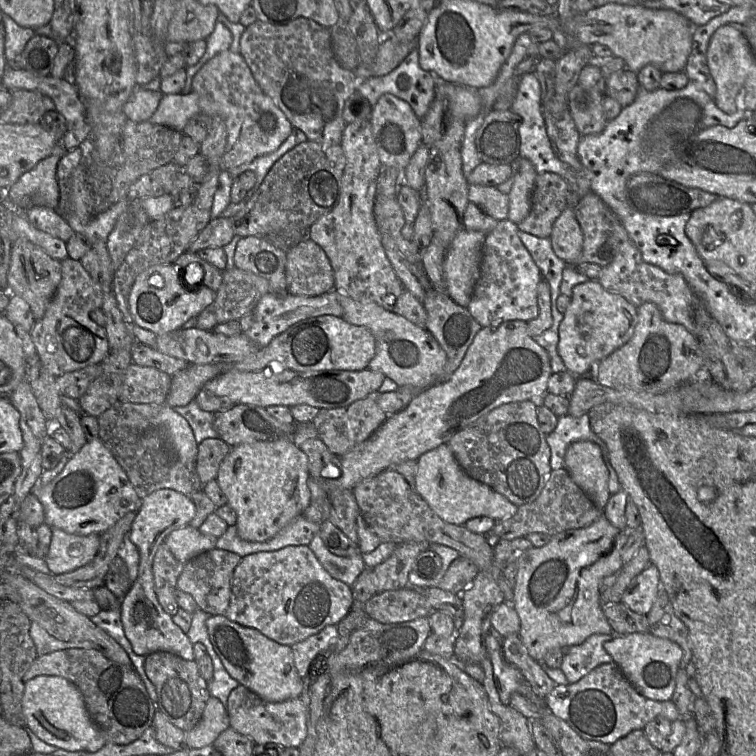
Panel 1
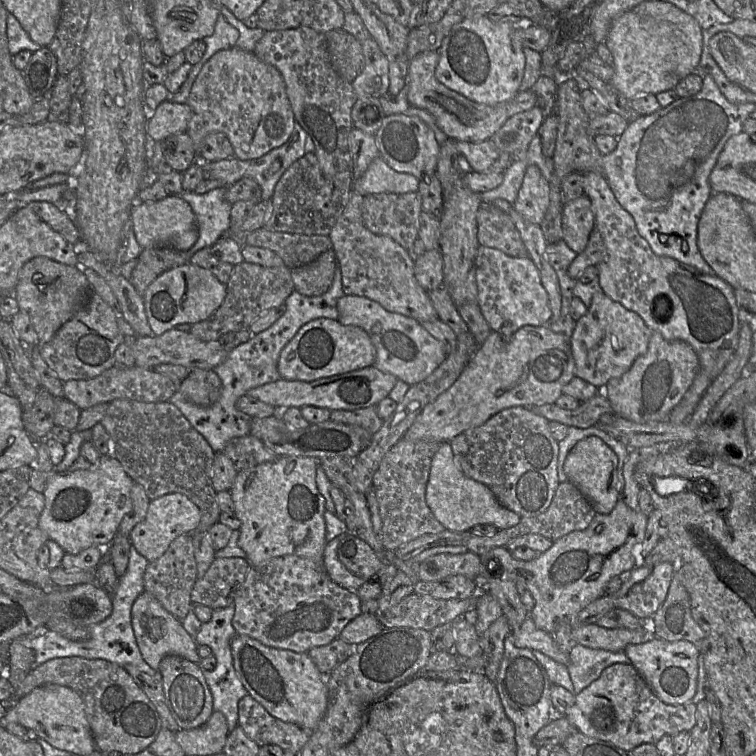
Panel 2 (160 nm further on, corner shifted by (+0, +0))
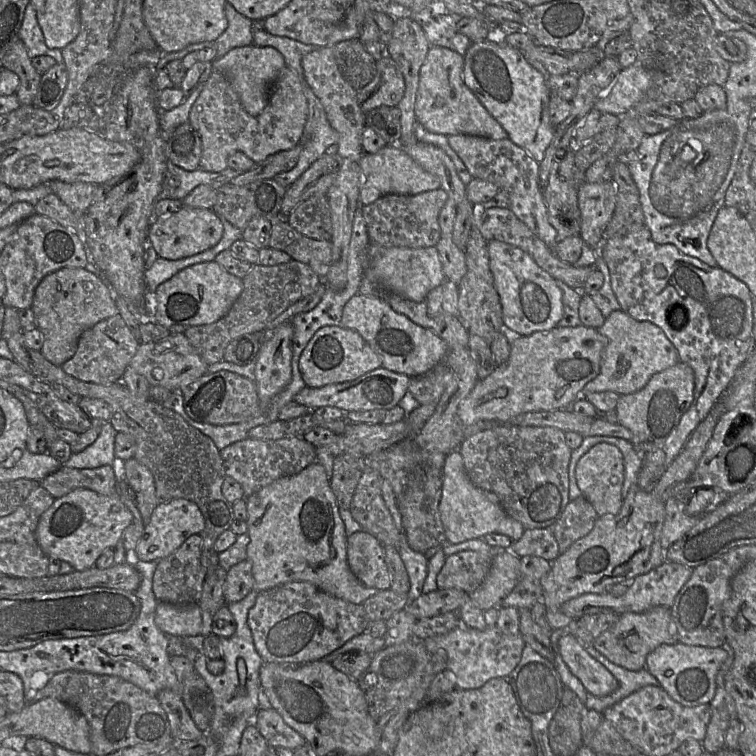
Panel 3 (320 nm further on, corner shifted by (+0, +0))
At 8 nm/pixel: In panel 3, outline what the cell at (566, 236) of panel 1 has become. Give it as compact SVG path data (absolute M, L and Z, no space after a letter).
M613 181L582 182L578 189L580 209L579 236L584 243L595 249L602 244L605 228L616 206L617 188Z

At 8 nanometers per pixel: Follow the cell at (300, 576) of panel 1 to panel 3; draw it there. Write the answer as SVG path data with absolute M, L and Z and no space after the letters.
M303 581L259 592L247 616L255 648L263 661L280 664L322 660L351 638L368 631L369 622L362 604L334 597Z

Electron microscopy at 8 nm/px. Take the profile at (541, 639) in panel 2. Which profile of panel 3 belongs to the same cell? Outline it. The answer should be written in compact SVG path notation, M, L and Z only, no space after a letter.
M565 632L559 638L558 651L571 673L581 681L588 693L601 697L618 688L617 679L573 635Z

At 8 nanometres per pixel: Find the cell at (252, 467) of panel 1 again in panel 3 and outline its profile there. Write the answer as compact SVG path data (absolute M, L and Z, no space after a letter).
M314 462L298 474L279 478L245 498L249 544L246 548L247 559L252 563L254 578L253 589L265 591L279 585L303 581L309 582L320 590L354 604L363 604L379 590L363 585L352 573L347 562L347 535L340 517L339 506L331 489L325 468Z

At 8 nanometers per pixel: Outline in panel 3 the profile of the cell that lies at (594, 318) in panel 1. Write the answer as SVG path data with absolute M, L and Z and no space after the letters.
M622 310L611 312L597 330L607 340L601 355L600 372L585 385L579 398L585 398L589 393L605 391L619 395L635 393L654 374L680 362L676 348L658 326L648 321L637 321Z

